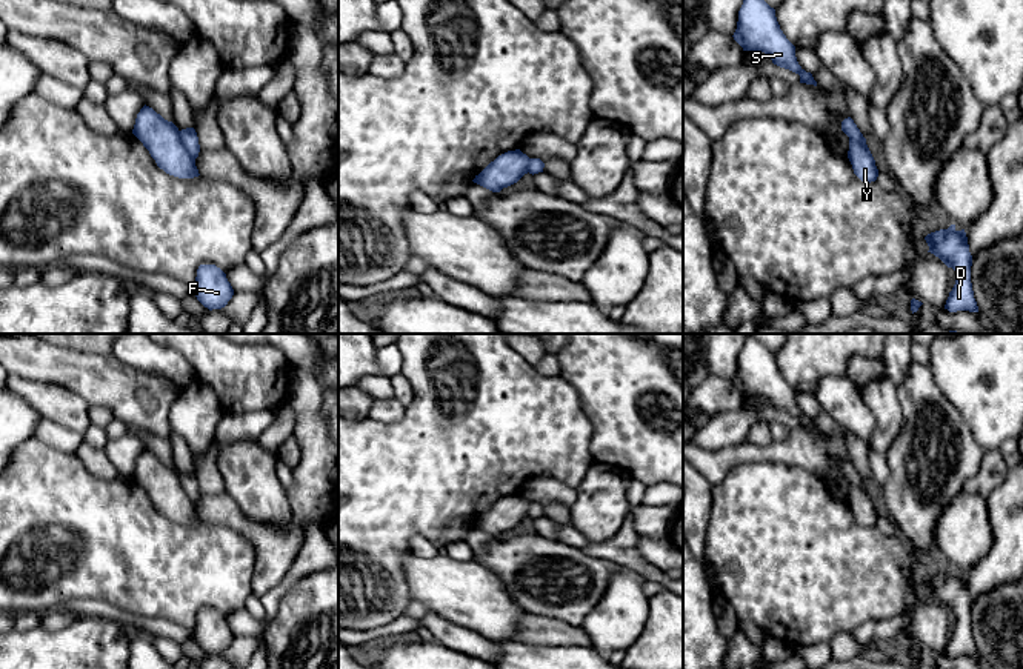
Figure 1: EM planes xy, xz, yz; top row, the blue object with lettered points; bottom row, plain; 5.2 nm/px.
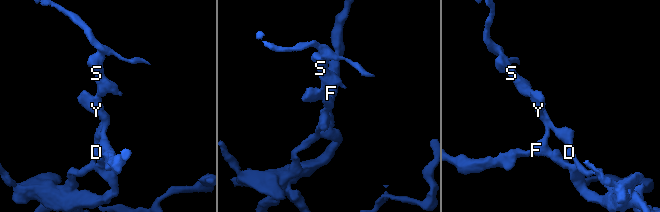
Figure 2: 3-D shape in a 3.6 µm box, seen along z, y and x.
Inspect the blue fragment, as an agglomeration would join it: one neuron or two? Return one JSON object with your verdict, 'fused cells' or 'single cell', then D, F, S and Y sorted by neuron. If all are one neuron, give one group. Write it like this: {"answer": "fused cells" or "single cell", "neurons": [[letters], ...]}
{"answer": "fused cells", "neurons": [["D", "S"], ["F", "Y"]]}

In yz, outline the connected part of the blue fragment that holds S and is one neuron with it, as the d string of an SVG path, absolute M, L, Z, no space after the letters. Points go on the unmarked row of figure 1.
M754 334L746 337L732 381L743 395L765 397L774 409L798 418L800 428L817 431L812 418L798 409L795 391L780 374L775 354Z

